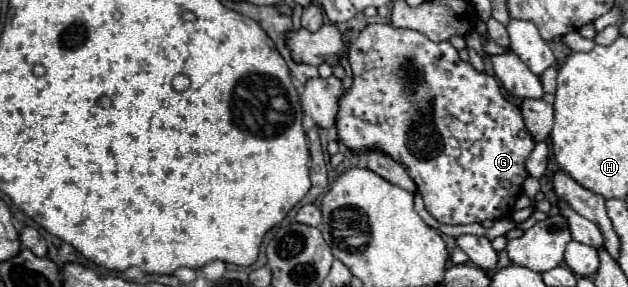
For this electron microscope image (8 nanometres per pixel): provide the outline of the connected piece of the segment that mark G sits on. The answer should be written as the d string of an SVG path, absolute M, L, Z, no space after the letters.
M389 23L367 25L363 33L371 33L373 41L371 45L353 43L349 47L349 51L361 51L363 71L355 67L353 85L339 97L337 141L355 155L375 149L403 165L417 183L427 211L439 223L459 225L507 217L521 195L521 185L527 179L525 159L535 147L517 105L503 99L493 77L477 73L471 63L463 63L449 41L435 43L419 31L397 29Z

